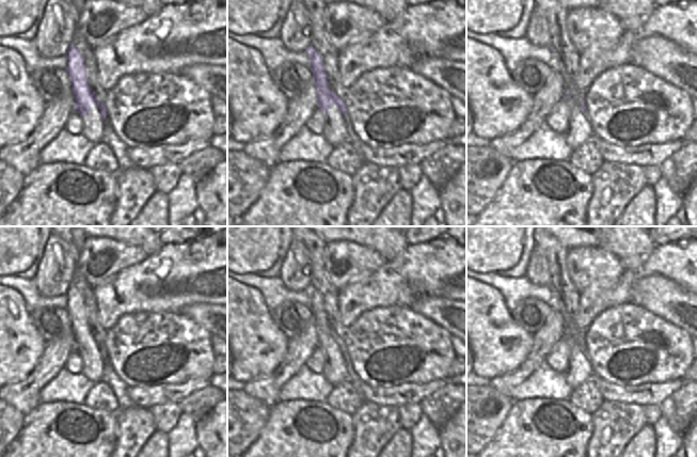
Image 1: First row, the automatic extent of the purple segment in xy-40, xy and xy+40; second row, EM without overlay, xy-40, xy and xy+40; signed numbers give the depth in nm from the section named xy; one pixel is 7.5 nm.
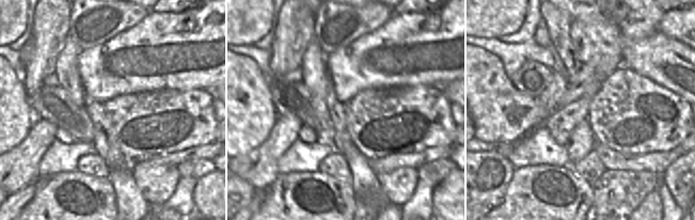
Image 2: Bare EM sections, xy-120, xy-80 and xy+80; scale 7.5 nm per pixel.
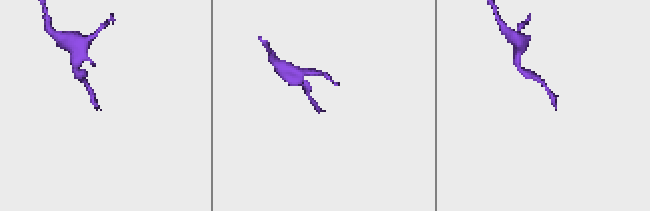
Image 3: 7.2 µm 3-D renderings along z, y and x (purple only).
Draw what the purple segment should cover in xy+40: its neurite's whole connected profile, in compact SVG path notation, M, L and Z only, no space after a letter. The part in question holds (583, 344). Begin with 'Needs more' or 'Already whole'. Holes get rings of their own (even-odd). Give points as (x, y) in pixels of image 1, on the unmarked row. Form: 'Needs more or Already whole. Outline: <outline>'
Needs more. Outline: M584 334L571 337L573 347L569 356L569 366L565 373L565 379L569 387L576 389L583 382L592 378L592 366L588 358L588 351L584 343Z

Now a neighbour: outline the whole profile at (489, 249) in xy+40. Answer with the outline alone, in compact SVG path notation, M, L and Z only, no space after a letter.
M466 226L466 269L496 273L514 267L524 245L525 226Z

